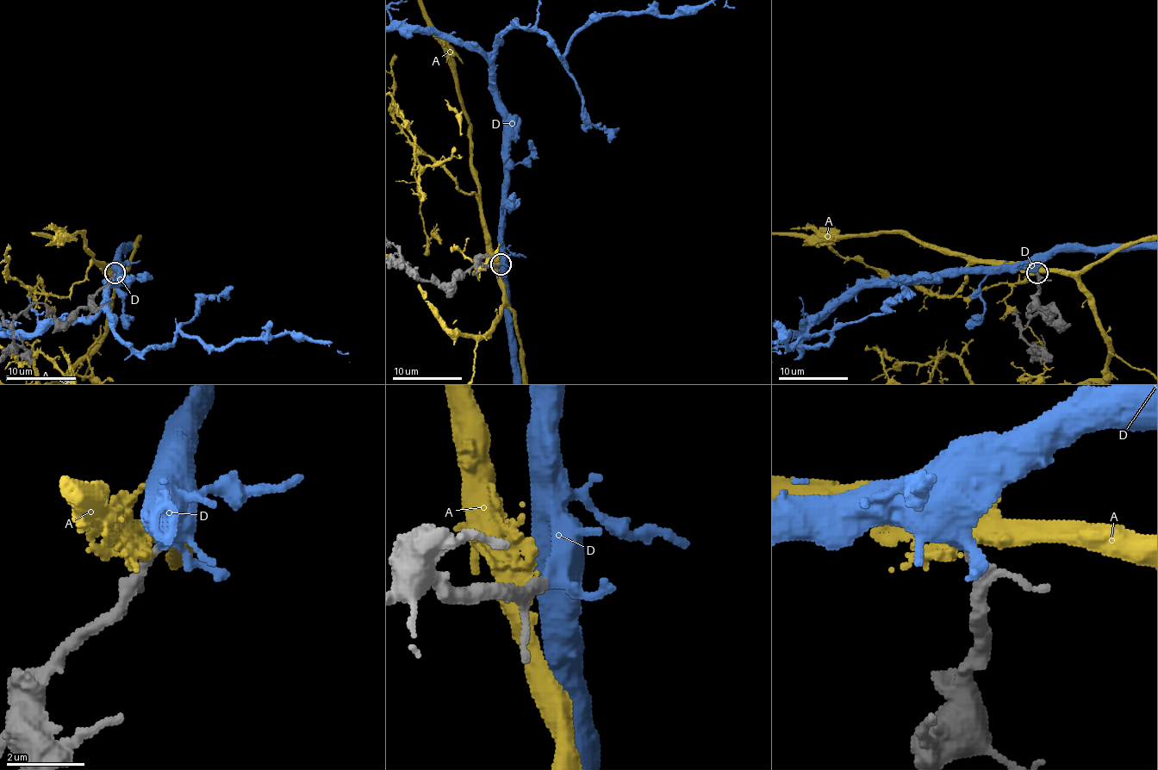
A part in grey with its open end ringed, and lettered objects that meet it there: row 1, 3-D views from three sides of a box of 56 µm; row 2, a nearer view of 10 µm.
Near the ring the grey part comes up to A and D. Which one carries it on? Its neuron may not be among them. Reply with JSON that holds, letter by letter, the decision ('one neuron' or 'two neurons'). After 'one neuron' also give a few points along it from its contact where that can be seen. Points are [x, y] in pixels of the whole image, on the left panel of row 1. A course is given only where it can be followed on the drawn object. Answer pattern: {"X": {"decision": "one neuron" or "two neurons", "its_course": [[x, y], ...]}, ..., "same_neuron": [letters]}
{"A": {"decision": "two neurons"}, "D": {"decision": "one neuron"}, "same_neuron": ["D"]}

